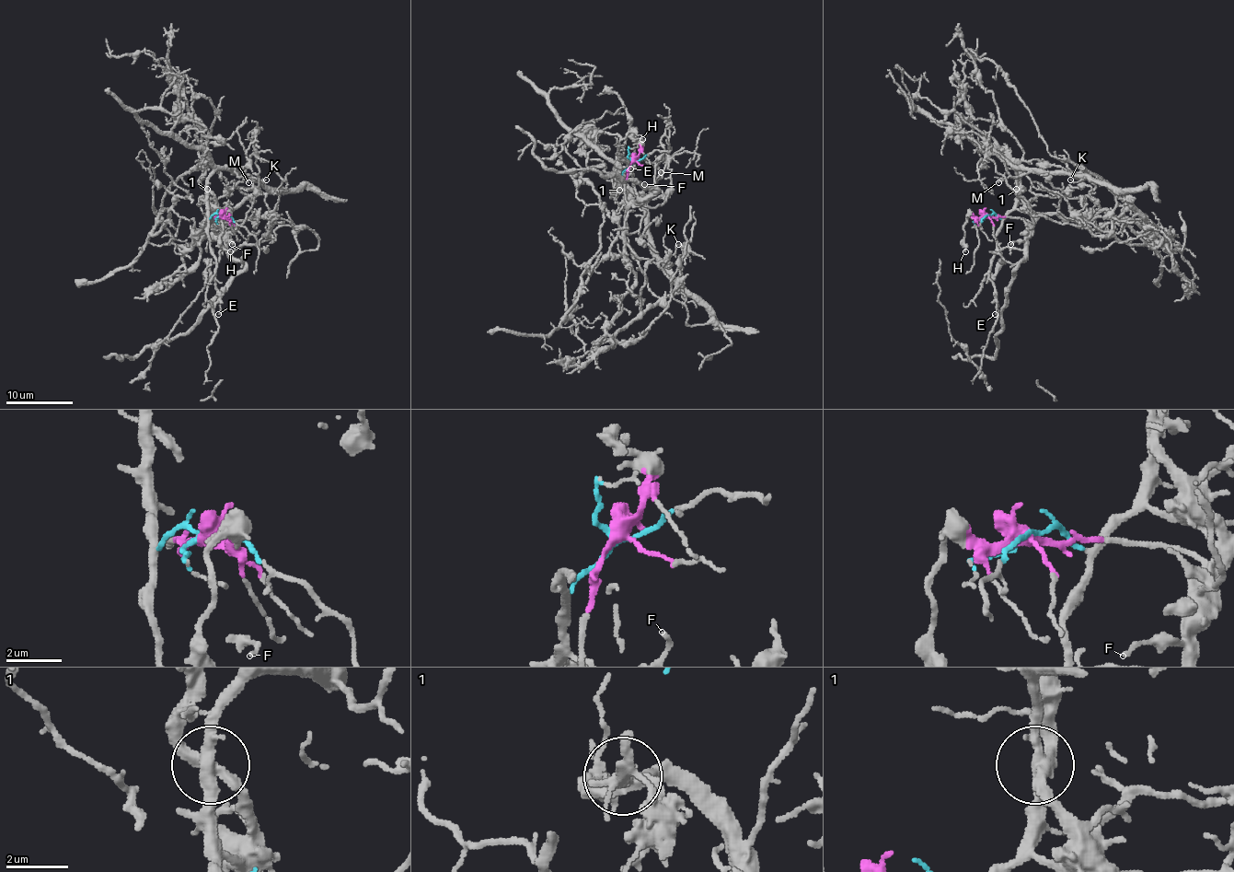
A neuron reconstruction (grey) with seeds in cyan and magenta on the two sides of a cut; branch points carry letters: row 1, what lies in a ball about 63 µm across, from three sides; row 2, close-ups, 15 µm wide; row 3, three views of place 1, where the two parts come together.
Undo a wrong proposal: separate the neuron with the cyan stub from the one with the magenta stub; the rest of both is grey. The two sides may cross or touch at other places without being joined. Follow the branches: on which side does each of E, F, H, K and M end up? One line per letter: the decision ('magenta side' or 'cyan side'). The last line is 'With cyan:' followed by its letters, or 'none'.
E: cyan side
F: magenta side
H: magenta side
K: cyan side
M: cyan side
With cyan: E, K, M

